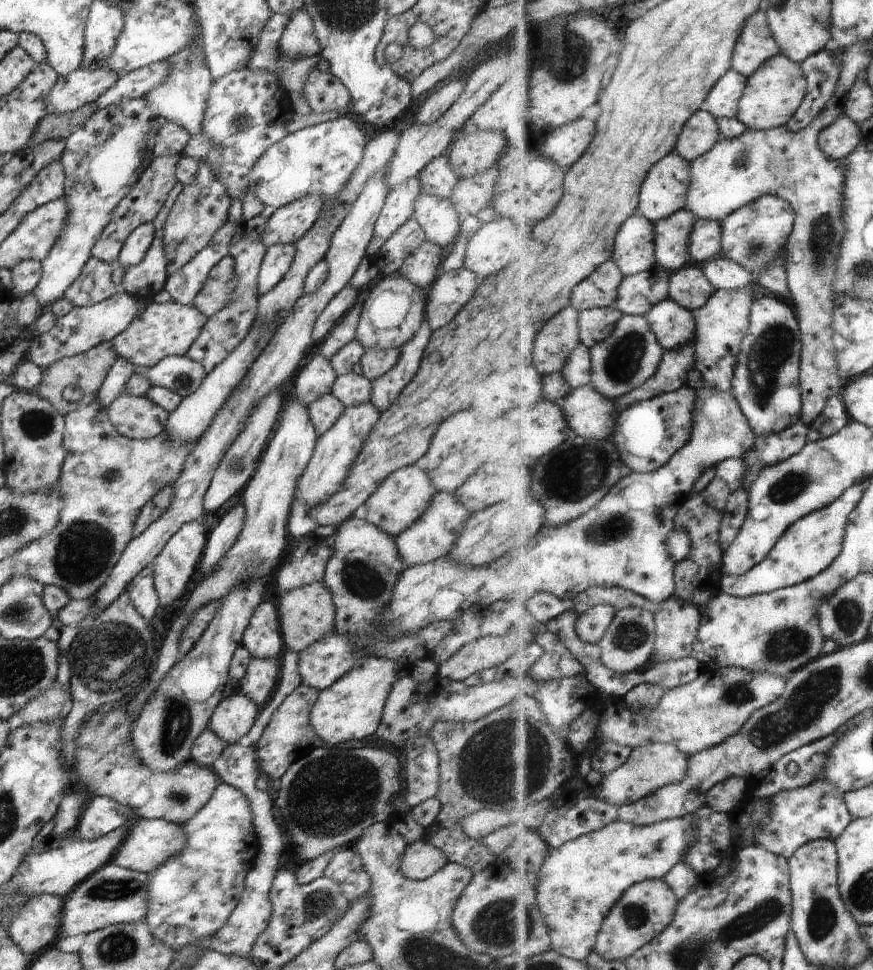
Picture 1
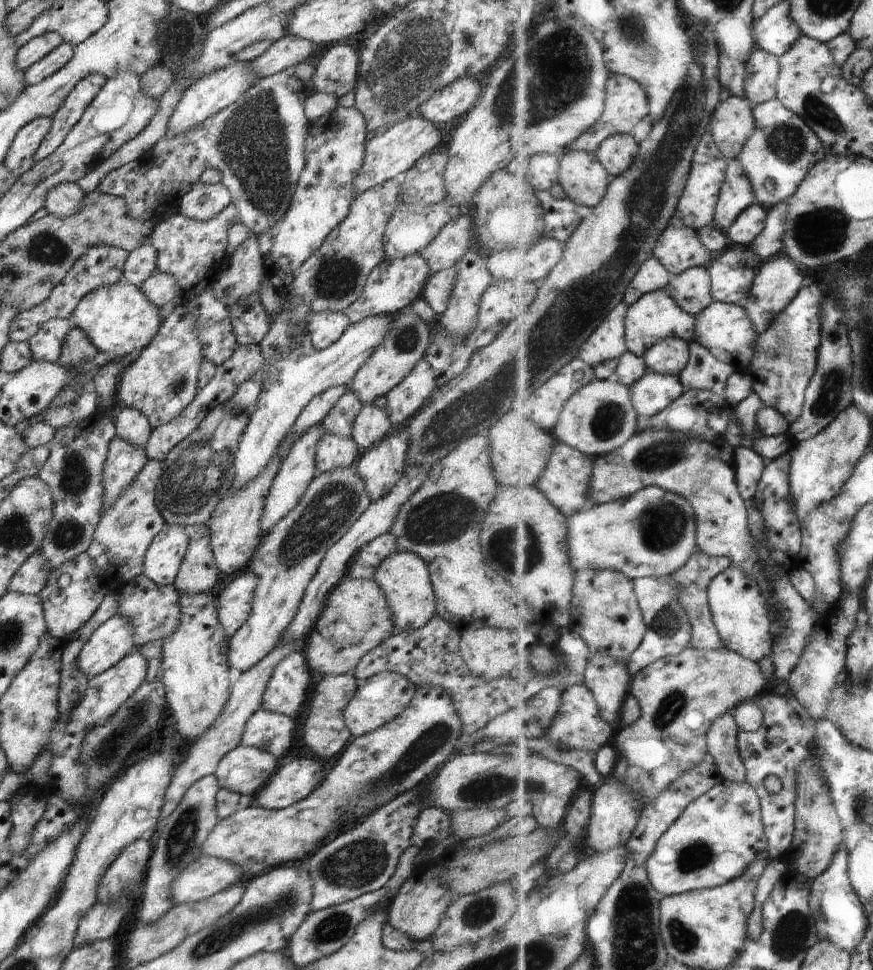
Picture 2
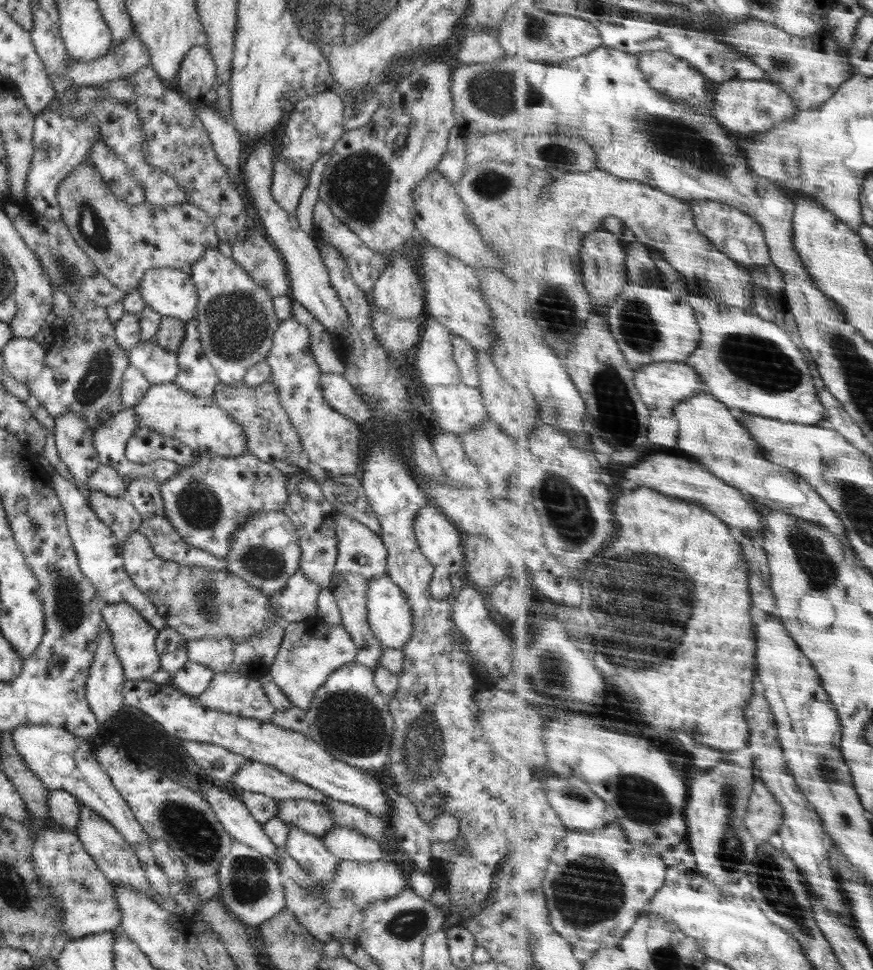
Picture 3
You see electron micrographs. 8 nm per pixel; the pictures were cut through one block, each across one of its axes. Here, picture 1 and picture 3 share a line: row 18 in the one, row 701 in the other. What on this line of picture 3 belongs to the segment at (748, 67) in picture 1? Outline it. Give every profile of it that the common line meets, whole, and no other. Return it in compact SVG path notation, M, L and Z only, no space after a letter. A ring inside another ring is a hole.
M754 694L748 704L746 715L753 738L750 739L748 747L752 751L754 764L757 766L757 775L763 777L768 789L776 796L777 802L784 808L784 823L782 824L777 836L783 841L785 854L789 852L789 857L795 860L795 865L805 874L813 886L813 892L821 896L821 902L839 916L845 916L849 910L847 898L843 896L839 888L838 874L831 868L829 862L829 852L825 848L823 838L826 836L824 820L816 808L809 802L808 797L802 791L800 784L797 784L796 776L793 776L789 768L788 761L784 753L783 745L780 743L778 724L773 709L766 699L766 696Z

